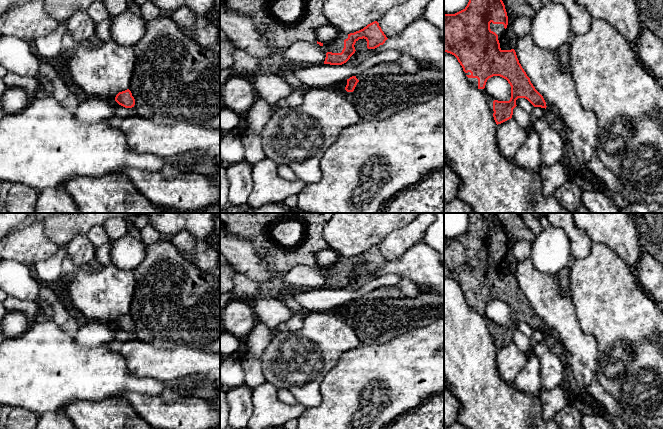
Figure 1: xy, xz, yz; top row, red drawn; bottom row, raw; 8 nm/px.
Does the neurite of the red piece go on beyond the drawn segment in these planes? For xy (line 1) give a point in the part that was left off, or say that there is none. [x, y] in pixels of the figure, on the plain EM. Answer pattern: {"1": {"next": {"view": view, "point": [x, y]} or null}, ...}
{"1": {"next": null}}

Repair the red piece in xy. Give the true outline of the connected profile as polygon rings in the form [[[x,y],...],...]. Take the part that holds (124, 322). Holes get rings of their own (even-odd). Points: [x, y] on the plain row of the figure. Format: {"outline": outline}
{"outline": [[[129,313],[119,316],[115,321],[115,325],[125,332],[132,332],[135,329],[135,323]]]}

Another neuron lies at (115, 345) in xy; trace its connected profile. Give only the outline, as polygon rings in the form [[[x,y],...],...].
[[[121,329],[118,330],[115,338],[108,343],[108,345],[106,346],[111,352],[118,352],[122,345],[127,342],[128,340],[130,340],[131,338],[134,338],[134,332],[125,332]]]

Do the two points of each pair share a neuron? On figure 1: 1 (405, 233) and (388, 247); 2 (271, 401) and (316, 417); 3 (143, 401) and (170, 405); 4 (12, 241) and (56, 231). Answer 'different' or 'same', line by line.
1: same
2: different
3: same
4: different

